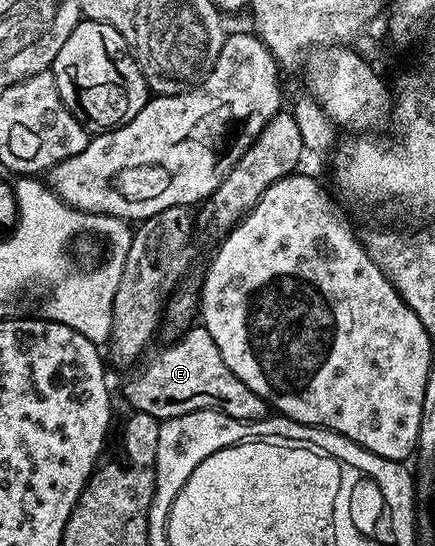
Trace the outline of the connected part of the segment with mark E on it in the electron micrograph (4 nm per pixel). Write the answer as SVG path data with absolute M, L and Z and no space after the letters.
M189 327L181 336L181 340L166 345L141 372L131 373L132 381L125 386L124 396L135 411L150 414L161 422L194 410L218 410L239 420L263 420L269 415L270 405L222 362L214 338L204 327Z

